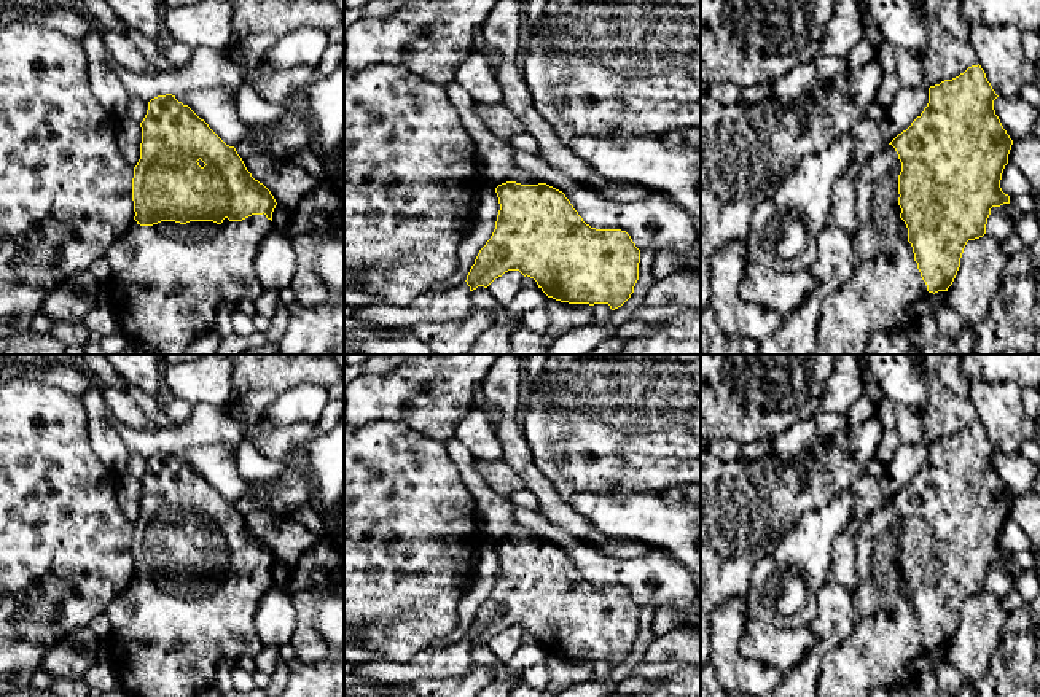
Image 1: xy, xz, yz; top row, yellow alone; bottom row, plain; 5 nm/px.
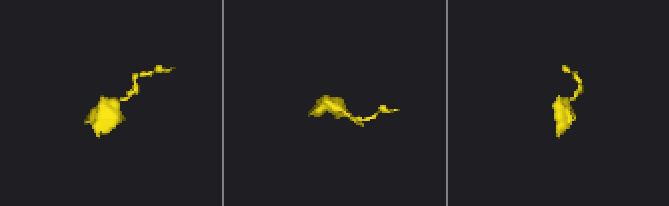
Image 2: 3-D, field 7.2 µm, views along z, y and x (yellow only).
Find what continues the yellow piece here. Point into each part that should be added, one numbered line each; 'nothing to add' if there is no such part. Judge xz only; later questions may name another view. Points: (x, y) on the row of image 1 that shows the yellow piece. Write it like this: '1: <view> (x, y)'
1: xz (523, 179)

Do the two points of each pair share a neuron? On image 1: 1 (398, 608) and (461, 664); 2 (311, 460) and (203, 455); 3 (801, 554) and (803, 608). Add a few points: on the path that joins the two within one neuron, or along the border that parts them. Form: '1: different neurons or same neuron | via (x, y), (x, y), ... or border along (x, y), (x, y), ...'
1: different neurons | border along (430, 645), (405, 661), (395, 661)
2: different neurons | border along (292, 460), (311, 478), (316, 490)
3: same neuron | via (798, 567), (795, 570), (795, 595)

